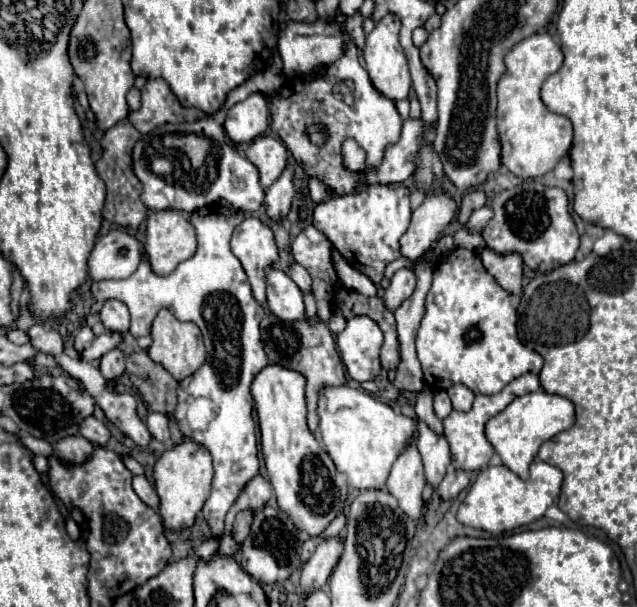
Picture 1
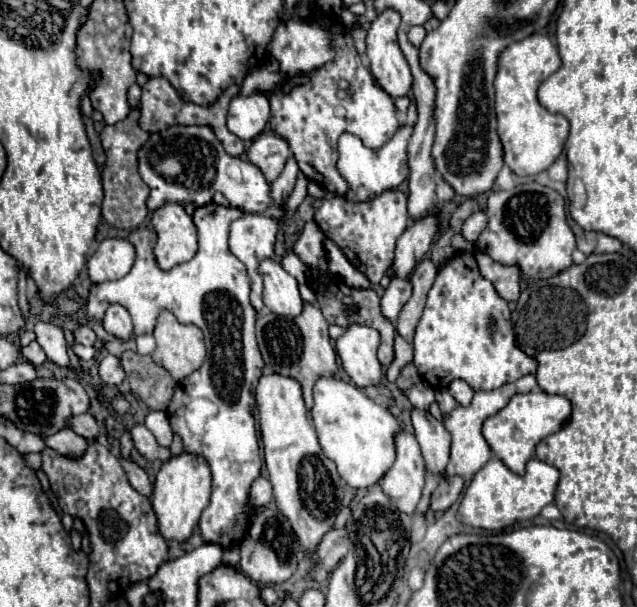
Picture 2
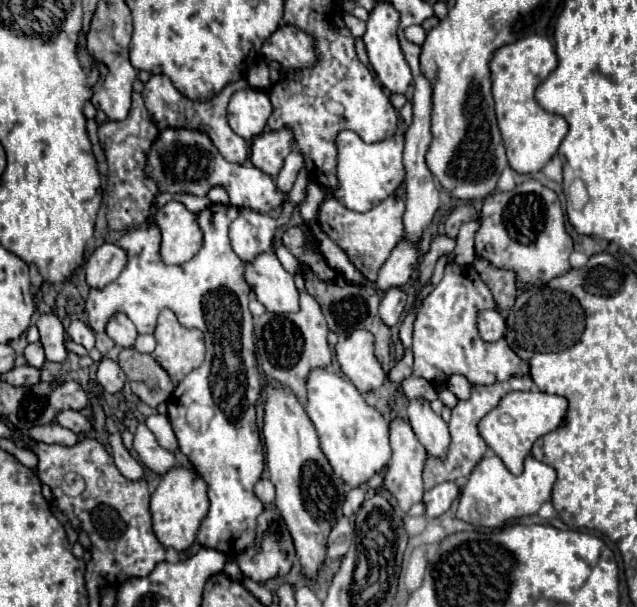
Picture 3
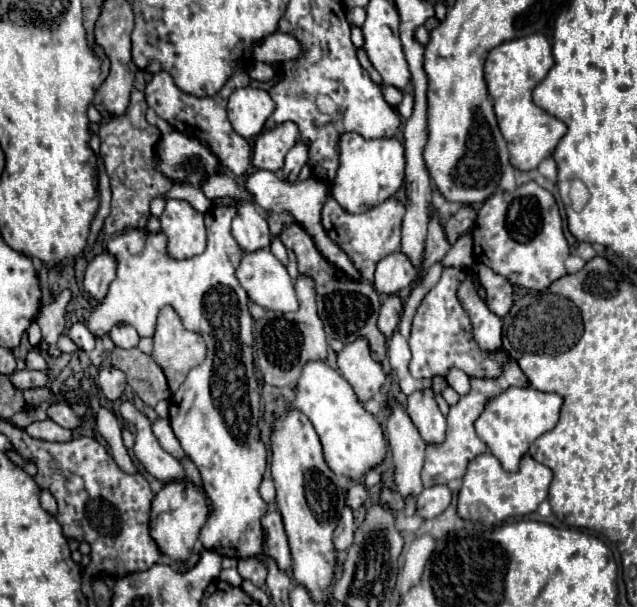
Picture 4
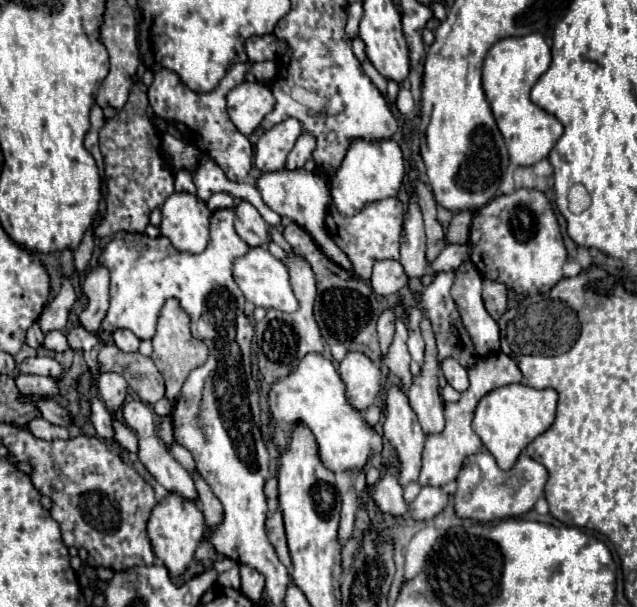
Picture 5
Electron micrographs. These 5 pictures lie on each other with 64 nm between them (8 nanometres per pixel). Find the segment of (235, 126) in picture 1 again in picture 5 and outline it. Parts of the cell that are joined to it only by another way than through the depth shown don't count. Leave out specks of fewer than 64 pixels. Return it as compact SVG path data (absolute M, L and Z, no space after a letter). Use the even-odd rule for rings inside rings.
M244 80L228 92L228 116L234 126L248 136L274 108L274 102L276 100L266 84Z

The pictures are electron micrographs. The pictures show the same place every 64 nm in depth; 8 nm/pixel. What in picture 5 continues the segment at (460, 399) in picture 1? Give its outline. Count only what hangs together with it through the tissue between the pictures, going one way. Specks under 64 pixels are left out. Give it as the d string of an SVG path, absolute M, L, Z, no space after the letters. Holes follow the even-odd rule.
M446 358L446 360L442 360L440 368L442 368L442 372L444 372L448 384L454 386L458 392L464 392L464 390L468 388L468 374L466 374L466 368L464 368L458 360Z

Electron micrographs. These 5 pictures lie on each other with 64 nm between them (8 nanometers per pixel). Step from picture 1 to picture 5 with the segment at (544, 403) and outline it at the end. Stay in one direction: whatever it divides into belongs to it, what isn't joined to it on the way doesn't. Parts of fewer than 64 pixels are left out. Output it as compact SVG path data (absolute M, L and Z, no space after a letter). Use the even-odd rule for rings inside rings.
M506 384L492 392L488 392L476 406L472 428L480 436L482 444L490 450L502 470L514 466L520 452L532 442L536 436L544 434L556 416L558 394L552 388L536 390L526 384Z

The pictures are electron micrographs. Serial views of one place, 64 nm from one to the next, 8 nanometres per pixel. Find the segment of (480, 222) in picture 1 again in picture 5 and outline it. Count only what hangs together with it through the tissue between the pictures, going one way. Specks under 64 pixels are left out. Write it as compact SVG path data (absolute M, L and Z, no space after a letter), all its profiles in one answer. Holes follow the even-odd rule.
M448 244L446 250L442 250L440 256L436 256L436 260L430 264L430 268L436 274L454 272L464 260L468 260L468 248L458 246L458 244Z

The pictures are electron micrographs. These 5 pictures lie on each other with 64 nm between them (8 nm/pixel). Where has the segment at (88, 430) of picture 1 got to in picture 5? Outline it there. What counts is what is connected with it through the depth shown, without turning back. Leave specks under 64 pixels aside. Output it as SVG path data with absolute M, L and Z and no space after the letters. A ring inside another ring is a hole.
M46 398L46 400L38 400L36 402L36 408L40 408L40 414L44 420L56 424L56 426L68 426L70 424L70 418L68 418L68 412L52 398Z

